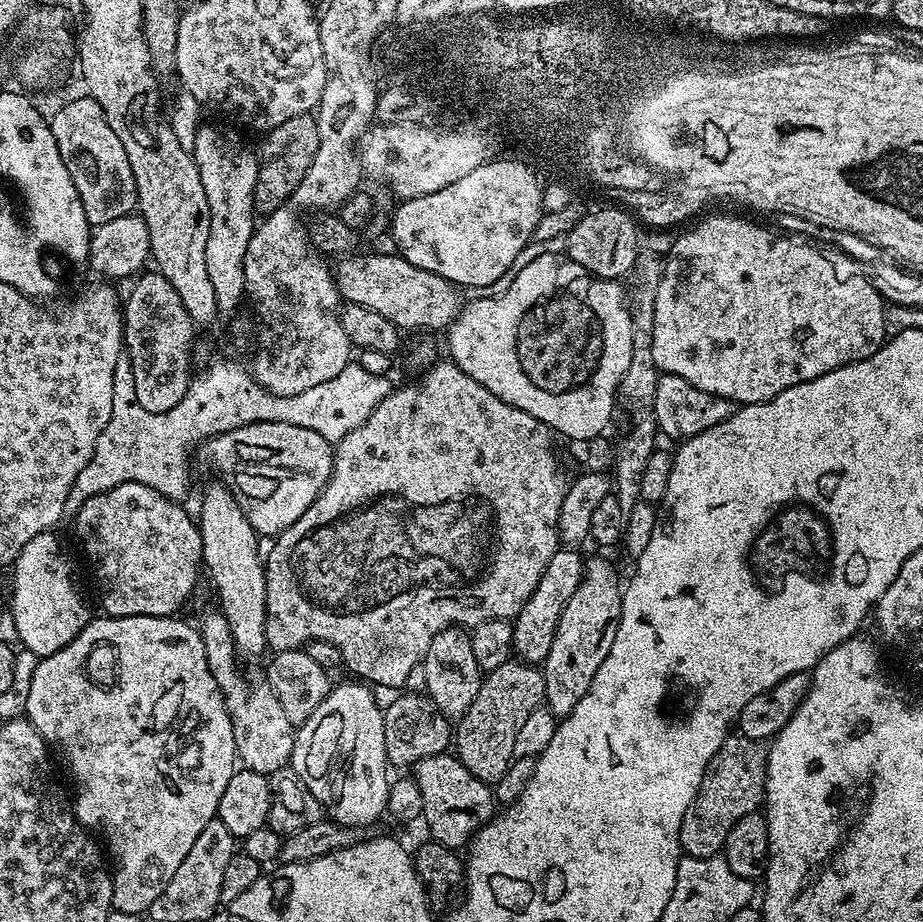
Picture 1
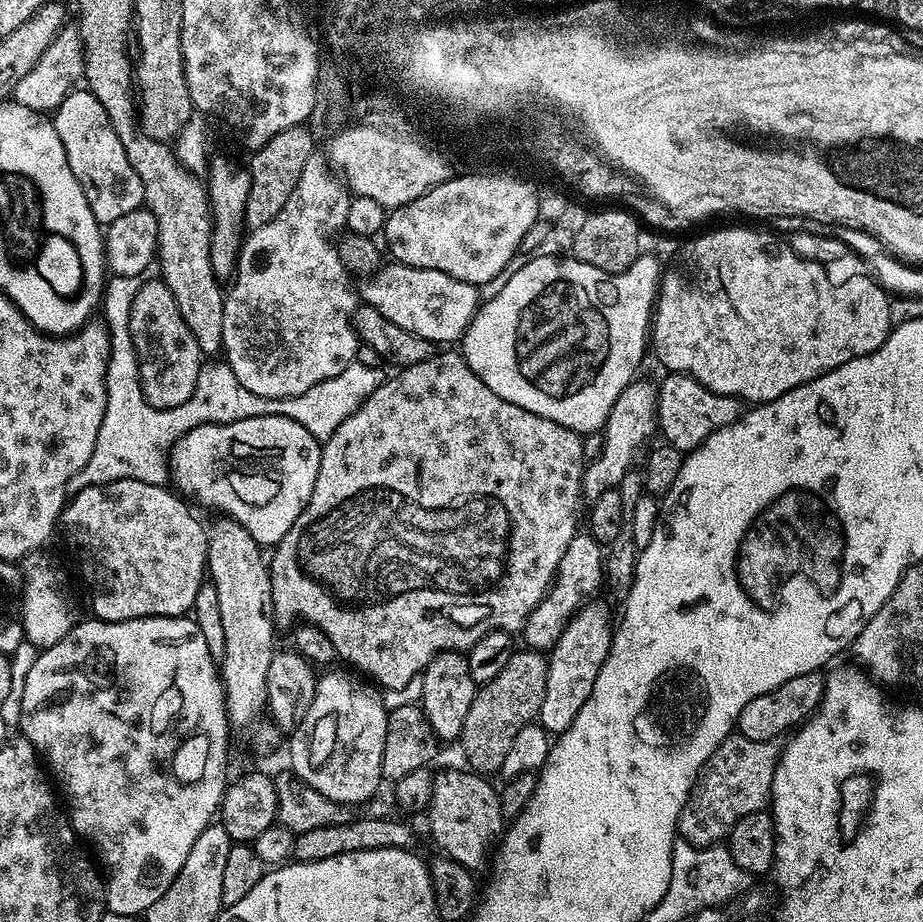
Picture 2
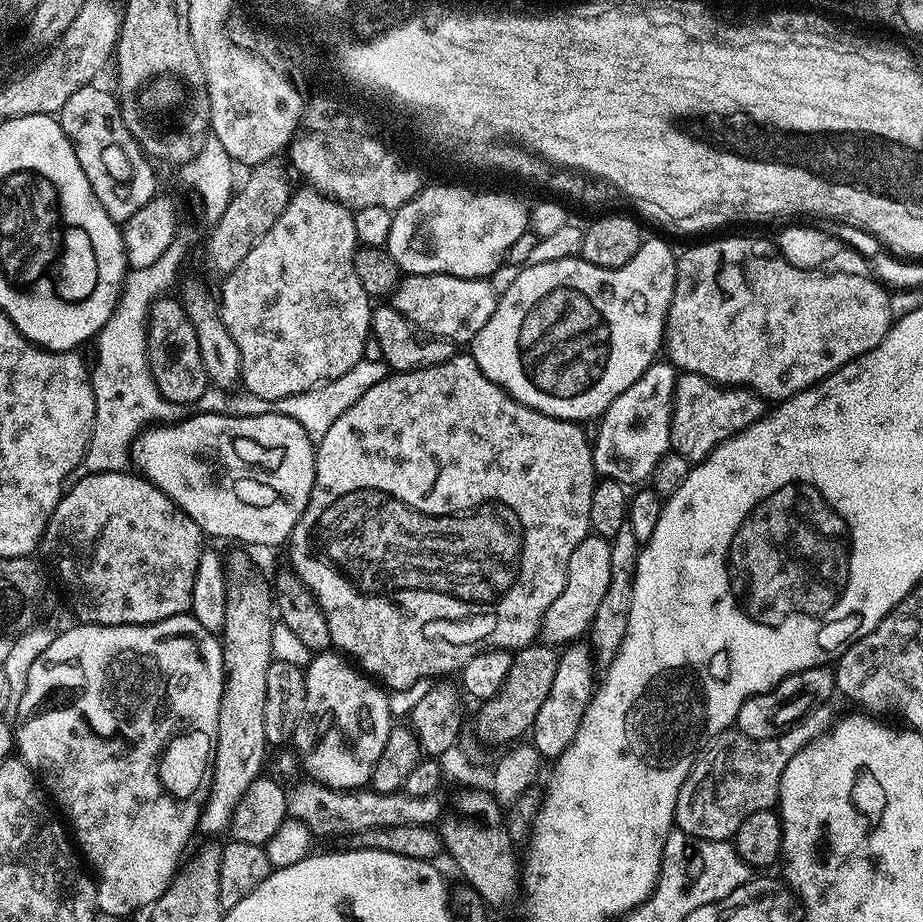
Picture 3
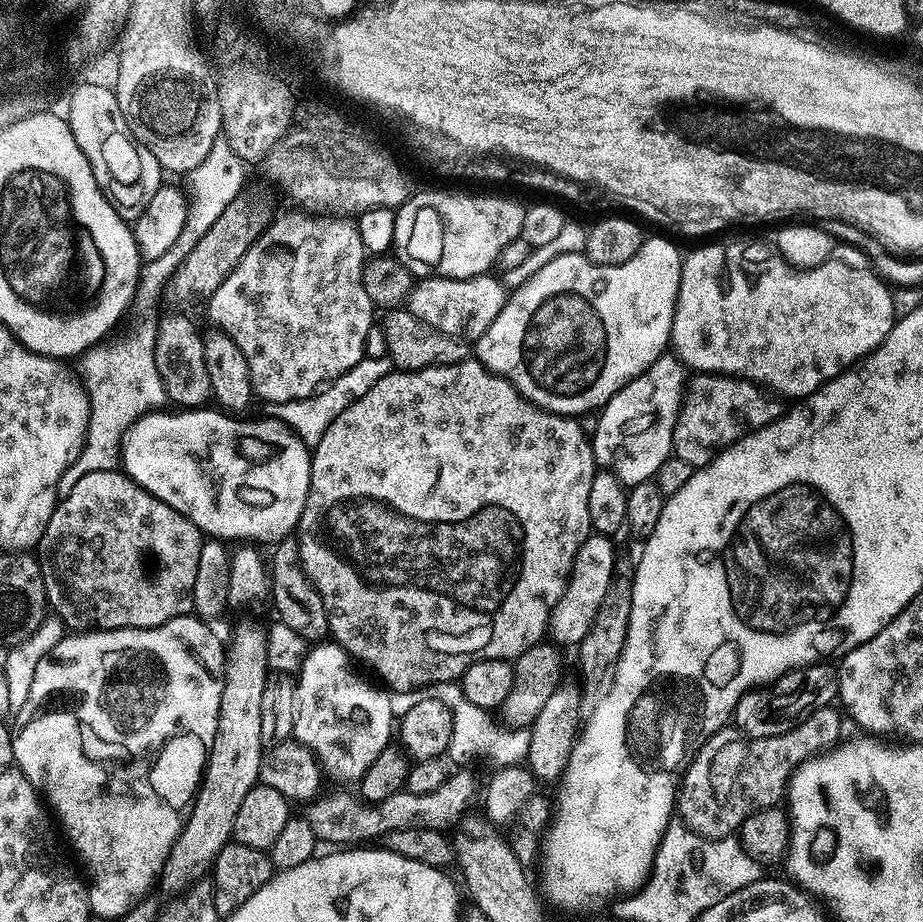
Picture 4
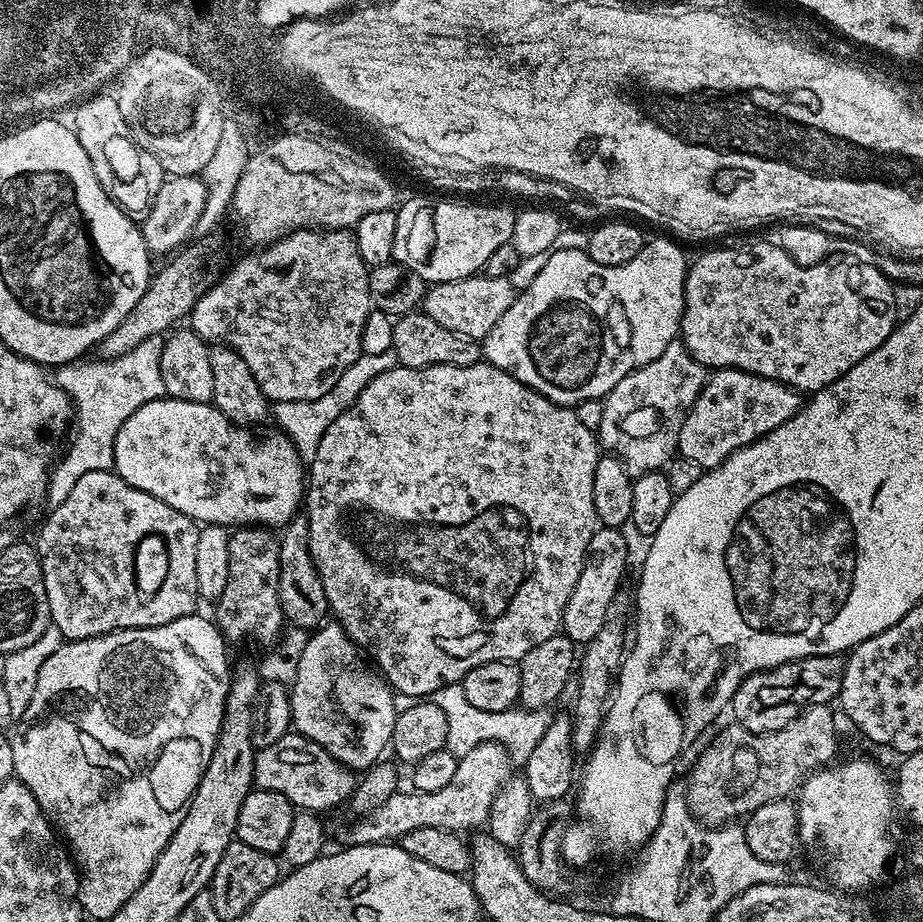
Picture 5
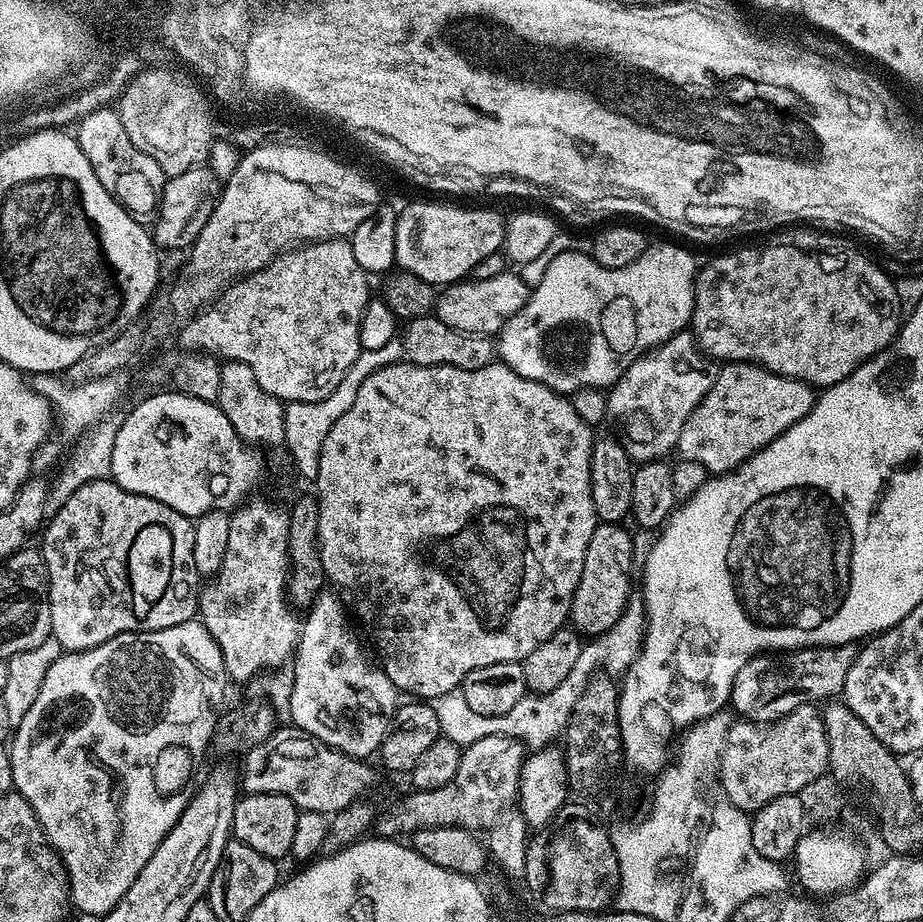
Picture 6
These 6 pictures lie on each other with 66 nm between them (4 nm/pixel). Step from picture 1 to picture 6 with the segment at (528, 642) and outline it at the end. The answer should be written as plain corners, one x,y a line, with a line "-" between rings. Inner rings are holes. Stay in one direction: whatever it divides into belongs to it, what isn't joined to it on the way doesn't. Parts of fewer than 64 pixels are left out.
597,523
590,546
586,546
582,578
578,578
570,613
571,627
581,637
595,638
609,632
630,602
632,580
628,577
628,559
632,556
632,536
624,527
623,523

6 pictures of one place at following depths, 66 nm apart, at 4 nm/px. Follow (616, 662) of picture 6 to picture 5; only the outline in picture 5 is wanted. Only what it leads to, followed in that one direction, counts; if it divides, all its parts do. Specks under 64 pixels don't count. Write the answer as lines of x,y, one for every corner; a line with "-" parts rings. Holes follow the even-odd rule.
463,683
442,686
430,697
431,703
446,714
446,747
450,754
457,758
470,754
479,744
498,744
508,754
513,765
523,766
528,763
530,754
534,754
534,746
538,746
538,738
546,730
550,716
544,710
525,710
514,706
505,712
478,710
478,706
470,706
464,697

